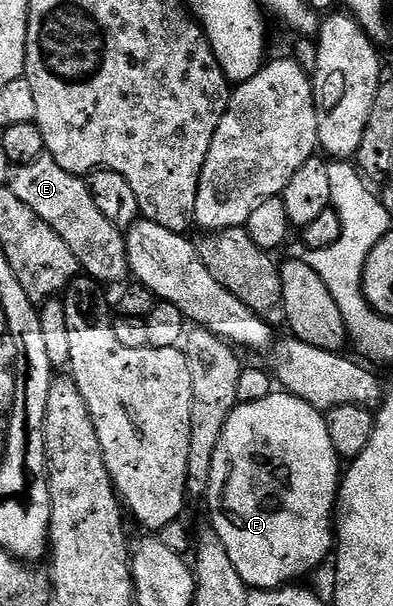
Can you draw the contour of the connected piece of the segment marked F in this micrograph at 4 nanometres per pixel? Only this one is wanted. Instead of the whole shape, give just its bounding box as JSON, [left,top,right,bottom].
[206,391,342,590]

